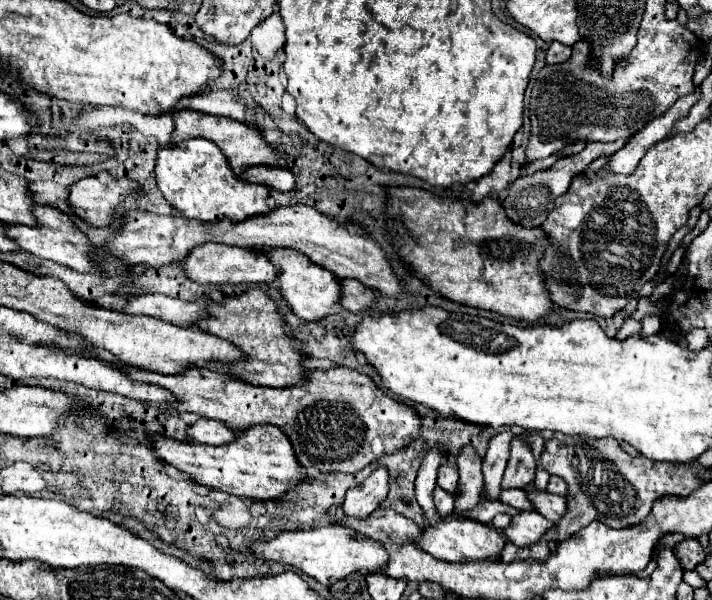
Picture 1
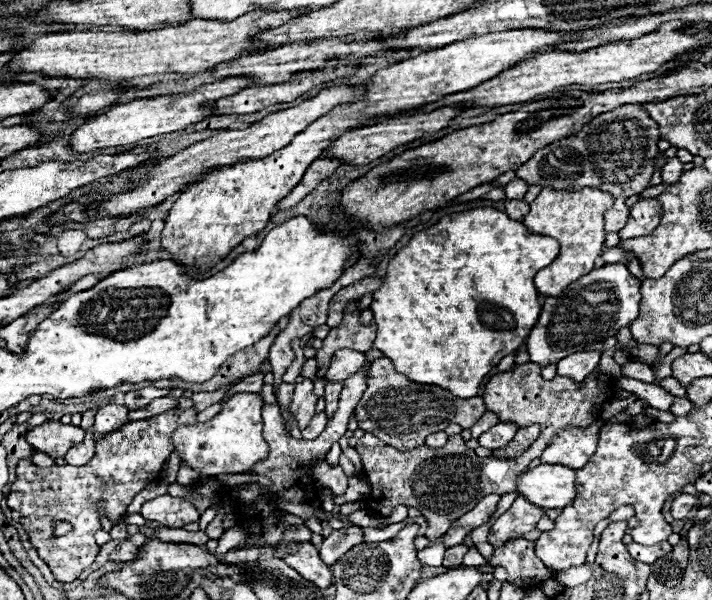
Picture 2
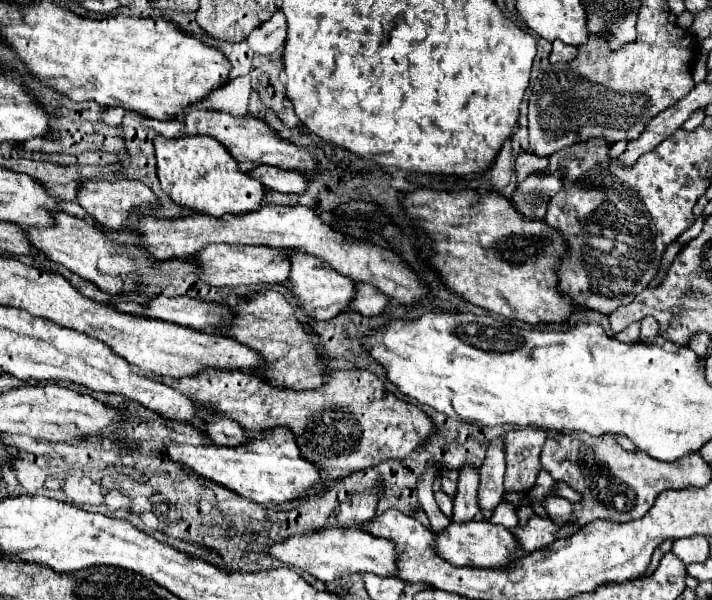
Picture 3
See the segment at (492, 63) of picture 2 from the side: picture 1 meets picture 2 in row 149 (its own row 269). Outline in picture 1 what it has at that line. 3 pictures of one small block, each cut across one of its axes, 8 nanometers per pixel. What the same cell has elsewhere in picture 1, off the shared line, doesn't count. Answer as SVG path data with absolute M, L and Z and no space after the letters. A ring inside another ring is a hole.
M270 248L268 256L282 270L282 274L278 278L280 292L288 300L288 304L292 306L292 310L298 318L316 322L316 320L322 320L324 316L332 314L334 306L340 302L340 296L342 296L342 284L336 274L328 272L326 268L320 268L318 264L308 260L308 256L304 256L302 252L296 252L296 250Z

